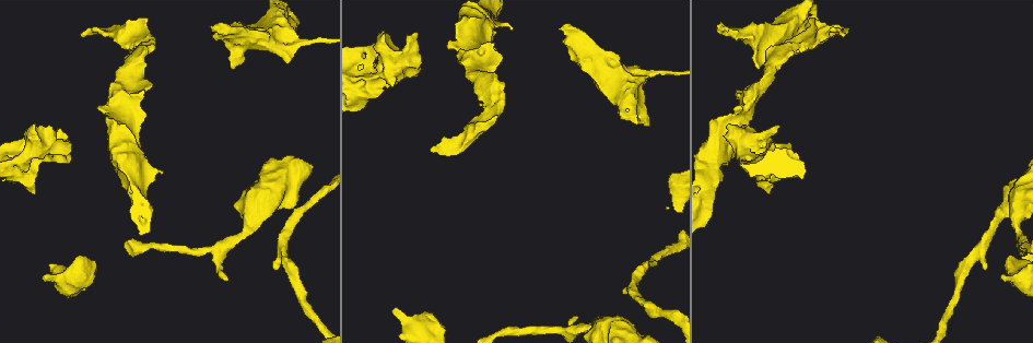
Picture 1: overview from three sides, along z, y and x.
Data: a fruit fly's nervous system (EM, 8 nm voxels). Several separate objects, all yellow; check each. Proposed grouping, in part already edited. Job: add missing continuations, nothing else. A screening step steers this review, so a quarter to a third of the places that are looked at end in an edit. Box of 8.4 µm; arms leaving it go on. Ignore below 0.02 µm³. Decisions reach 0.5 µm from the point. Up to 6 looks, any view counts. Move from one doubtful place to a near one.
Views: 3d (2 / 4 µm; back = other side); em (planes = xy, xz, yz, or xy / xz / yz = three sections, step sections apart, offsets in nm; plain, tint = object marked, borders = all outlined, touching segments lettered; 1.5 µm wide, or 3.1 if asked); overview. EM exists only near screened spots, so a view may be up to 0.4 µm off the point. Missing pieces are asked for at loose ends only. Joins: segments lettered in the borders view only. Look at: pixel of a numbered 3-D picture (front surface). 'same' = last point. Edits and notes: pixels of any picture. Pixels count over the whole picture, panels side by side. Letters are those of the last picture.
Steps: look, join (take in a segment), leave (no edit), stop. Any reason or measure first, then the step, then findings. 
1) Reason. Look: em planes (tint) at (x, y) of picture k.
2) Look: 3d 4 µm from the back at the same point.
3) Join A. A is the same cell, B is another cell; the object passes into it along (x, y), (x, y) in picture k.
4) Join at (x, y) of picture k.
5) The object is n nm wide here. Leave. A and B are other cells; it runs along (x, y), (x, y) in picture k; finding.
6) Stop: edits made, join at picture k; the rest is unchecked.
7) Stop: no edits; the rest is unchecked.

Branch stops here. Look: 3d 2 µm at (723, 27) of picture 1.

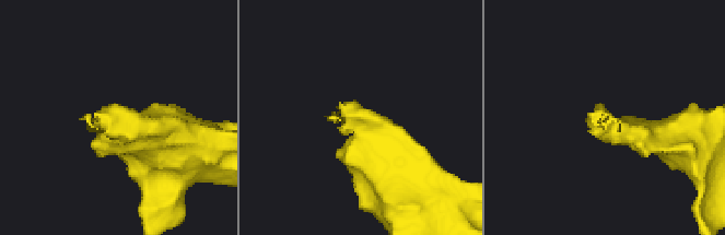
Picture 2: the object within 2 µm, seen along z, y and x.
Now the EM. Look: em planes (borders) at (330, 117) of picture 2.

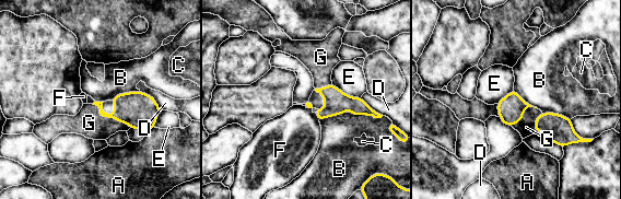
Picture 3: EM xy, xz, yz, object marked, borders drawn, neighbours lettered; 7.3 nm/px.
Join G. G is the same cell, A, B, C, D, E and F are other cells; the object passes into it along (138, 109), (110, 117), (89, 123) in picture 3; the neuron continues.

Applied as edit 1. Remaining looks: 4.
Tapers out. Look: em planes (borders) at (432, 147) of picture 1.

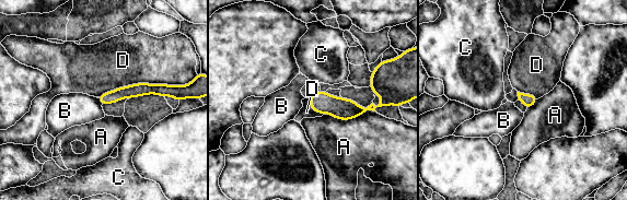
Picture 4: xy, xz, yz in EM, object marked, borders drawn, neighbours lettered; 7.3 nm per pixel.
Leave. A, B, C and D are other cells; a border runs along (177, 85), (132, 83), (99, 97) in picture 4; none of them fits.

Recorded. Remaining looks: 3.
Thick end. Look: em planes (tint) at (383, 35) of picture 1.

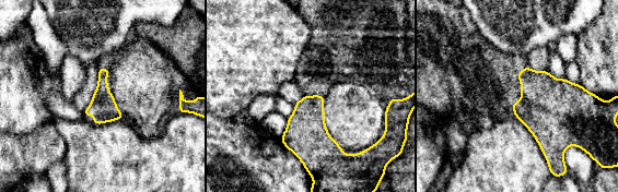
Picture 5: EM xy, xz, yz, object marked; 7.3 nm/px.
Look: em planes (borders) at the same point.

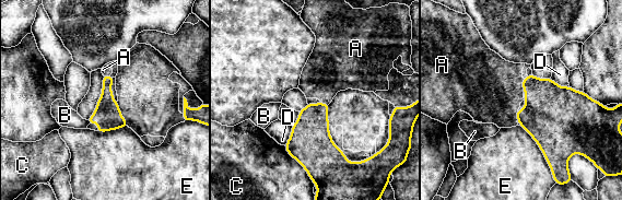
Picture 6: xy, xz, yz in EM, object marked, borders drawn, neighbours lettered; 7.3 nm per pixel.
The object is 200 nm wide here; the longest contact is with E, 460 nm. Join A. A is the same cell, B, C, D and E are other cells; the neuron continues.

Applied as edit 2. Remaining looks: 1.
Stop: edits made, join at picture 3, join at picture 6; the rest is unchecked.

